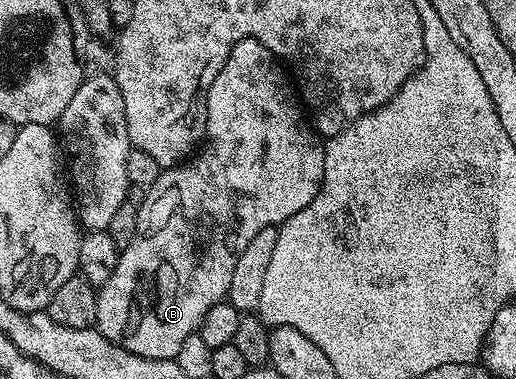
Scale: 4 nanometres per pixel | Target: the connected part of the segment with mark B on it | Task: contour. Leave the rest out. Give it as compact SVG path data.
M241 40L236 42L236 46L232 46L232 54L228 54L228 62L222 67L220 74L216 74L216 82L212 82L212 86L208 90L206 134L200 151L191 155L185 162L162 170L154 184L145 189L146 197L138 206L136 235L121 249L116 270L112 270L112 278L108 278L108 282L97 289L98 319L96 328L102 332L104 338L118 344L124 350L130 351L132 354L142 355L144 358L175 359L180 346L184 346L184 338L193 336L199 331L201 320L208 313L208 310L227 299L233 268L236 266L240 254L244 253L244 248L248 246L248 242L251 242L252 238L255 238L256 234L259 234L264 227L281 226L288 218L292 218L292 214L300 214L300 210L304 210L304 206L308 206L308 202L312 202L312 198L316 198L316 194L324 182L324 154L326 149L323 141L312 131L311 125L309 123L302 124L303 109L297 103L294 105L290 101L292 84L289 79L286 81L282 77L281 67L283 68L283 65L278 57L269 52L259 40Z

